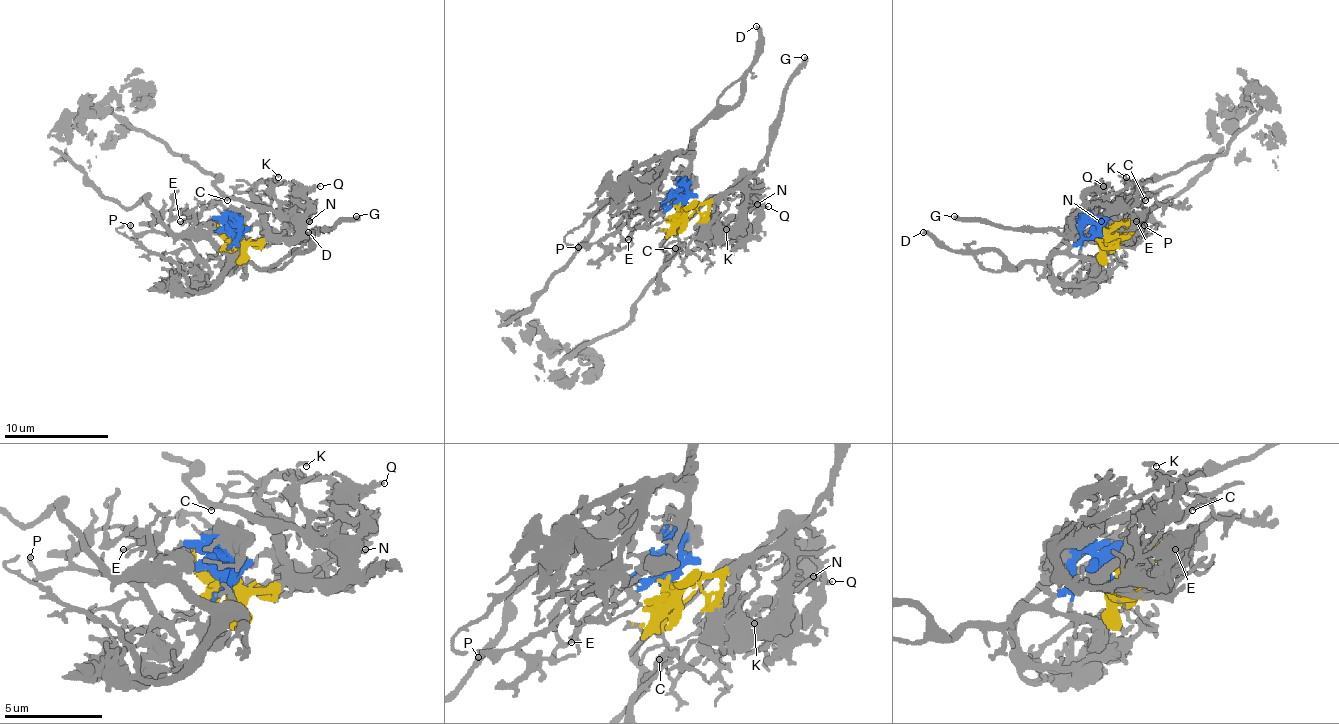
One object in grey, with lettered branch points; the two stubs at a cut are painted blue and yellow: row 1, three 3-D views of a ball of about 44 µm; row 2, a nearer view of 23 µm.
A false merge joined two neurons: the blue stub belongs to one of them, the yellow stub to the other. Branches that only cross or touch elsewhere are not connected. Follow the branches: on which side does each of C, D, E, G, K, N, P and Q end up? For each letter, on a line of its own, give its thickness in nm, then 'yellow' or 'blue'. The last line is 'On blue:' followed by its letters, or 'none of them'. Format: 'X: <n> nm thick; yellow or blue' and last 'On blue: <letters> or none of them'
C: 100 nm thick; yellow
D: 320 nm thick; blue
E: 140 nm thick; blue
G: 340 nm thick; yellow
K: 200 nm thick; yellow
N: 170 nm thick; yellow
P: 160 nm thick; blue
Q: 280 nm thick; yellow
On blue: D, E, P

